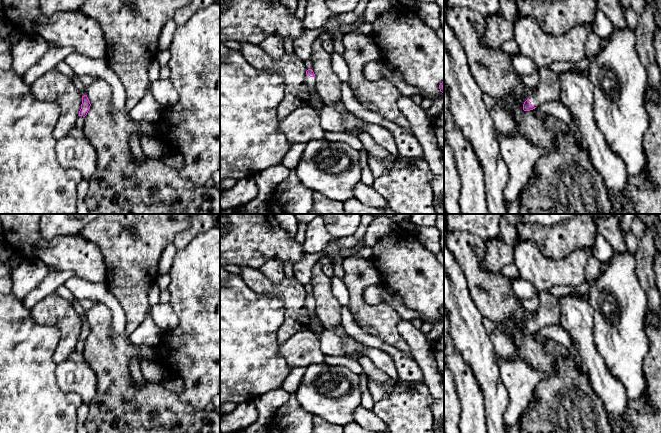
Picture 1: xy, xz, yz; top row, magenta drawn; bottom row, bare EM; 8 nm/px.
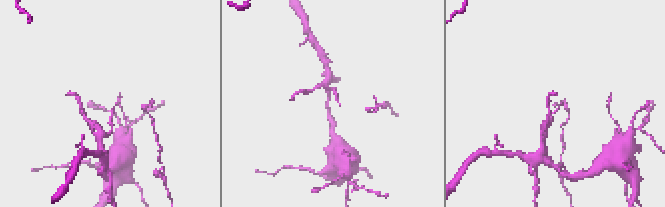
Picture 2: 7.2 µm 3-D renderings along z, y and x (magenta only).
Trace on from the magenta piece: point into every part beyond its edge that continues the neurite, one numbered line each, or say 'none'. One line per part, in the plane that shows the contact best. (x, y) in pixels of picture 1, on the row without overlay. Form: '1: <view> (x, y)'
1: yz (548, 313)

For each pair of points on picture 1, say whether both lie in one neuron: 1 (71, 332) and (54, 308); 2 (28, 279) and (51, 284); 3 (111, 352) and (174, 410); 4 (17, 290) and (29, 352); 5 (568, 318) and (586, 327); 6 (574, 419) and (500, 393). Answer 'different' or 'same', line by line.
1: same
2: different
3: same
4: different
5: same
6: different

